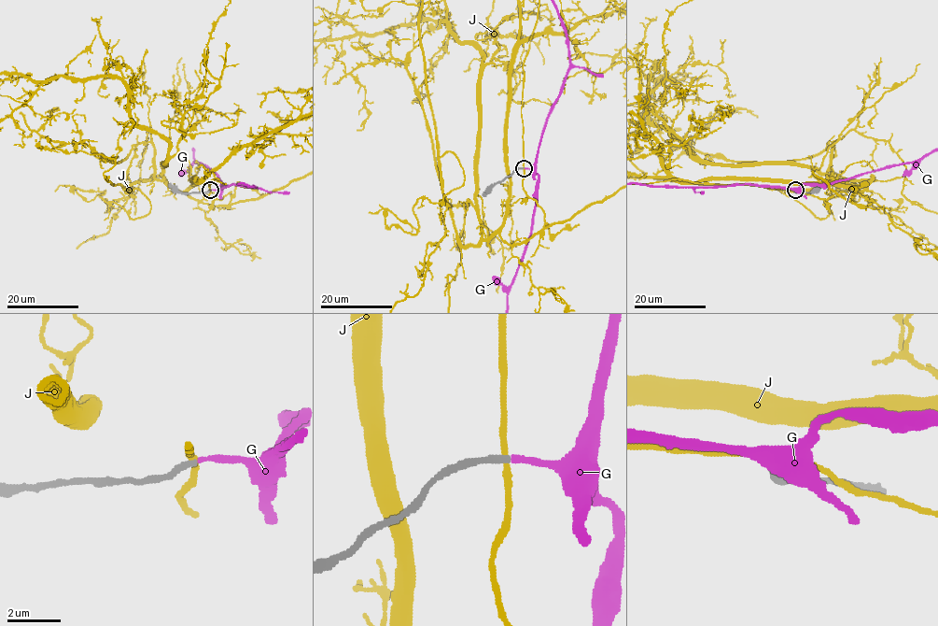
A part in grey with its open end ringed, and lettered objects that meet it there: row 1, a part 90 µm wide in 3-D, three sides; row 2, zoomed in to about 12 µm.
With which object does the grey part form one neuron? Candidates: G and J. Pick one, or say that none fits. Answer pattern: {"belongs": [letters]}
{"belongs": ["G"]}

